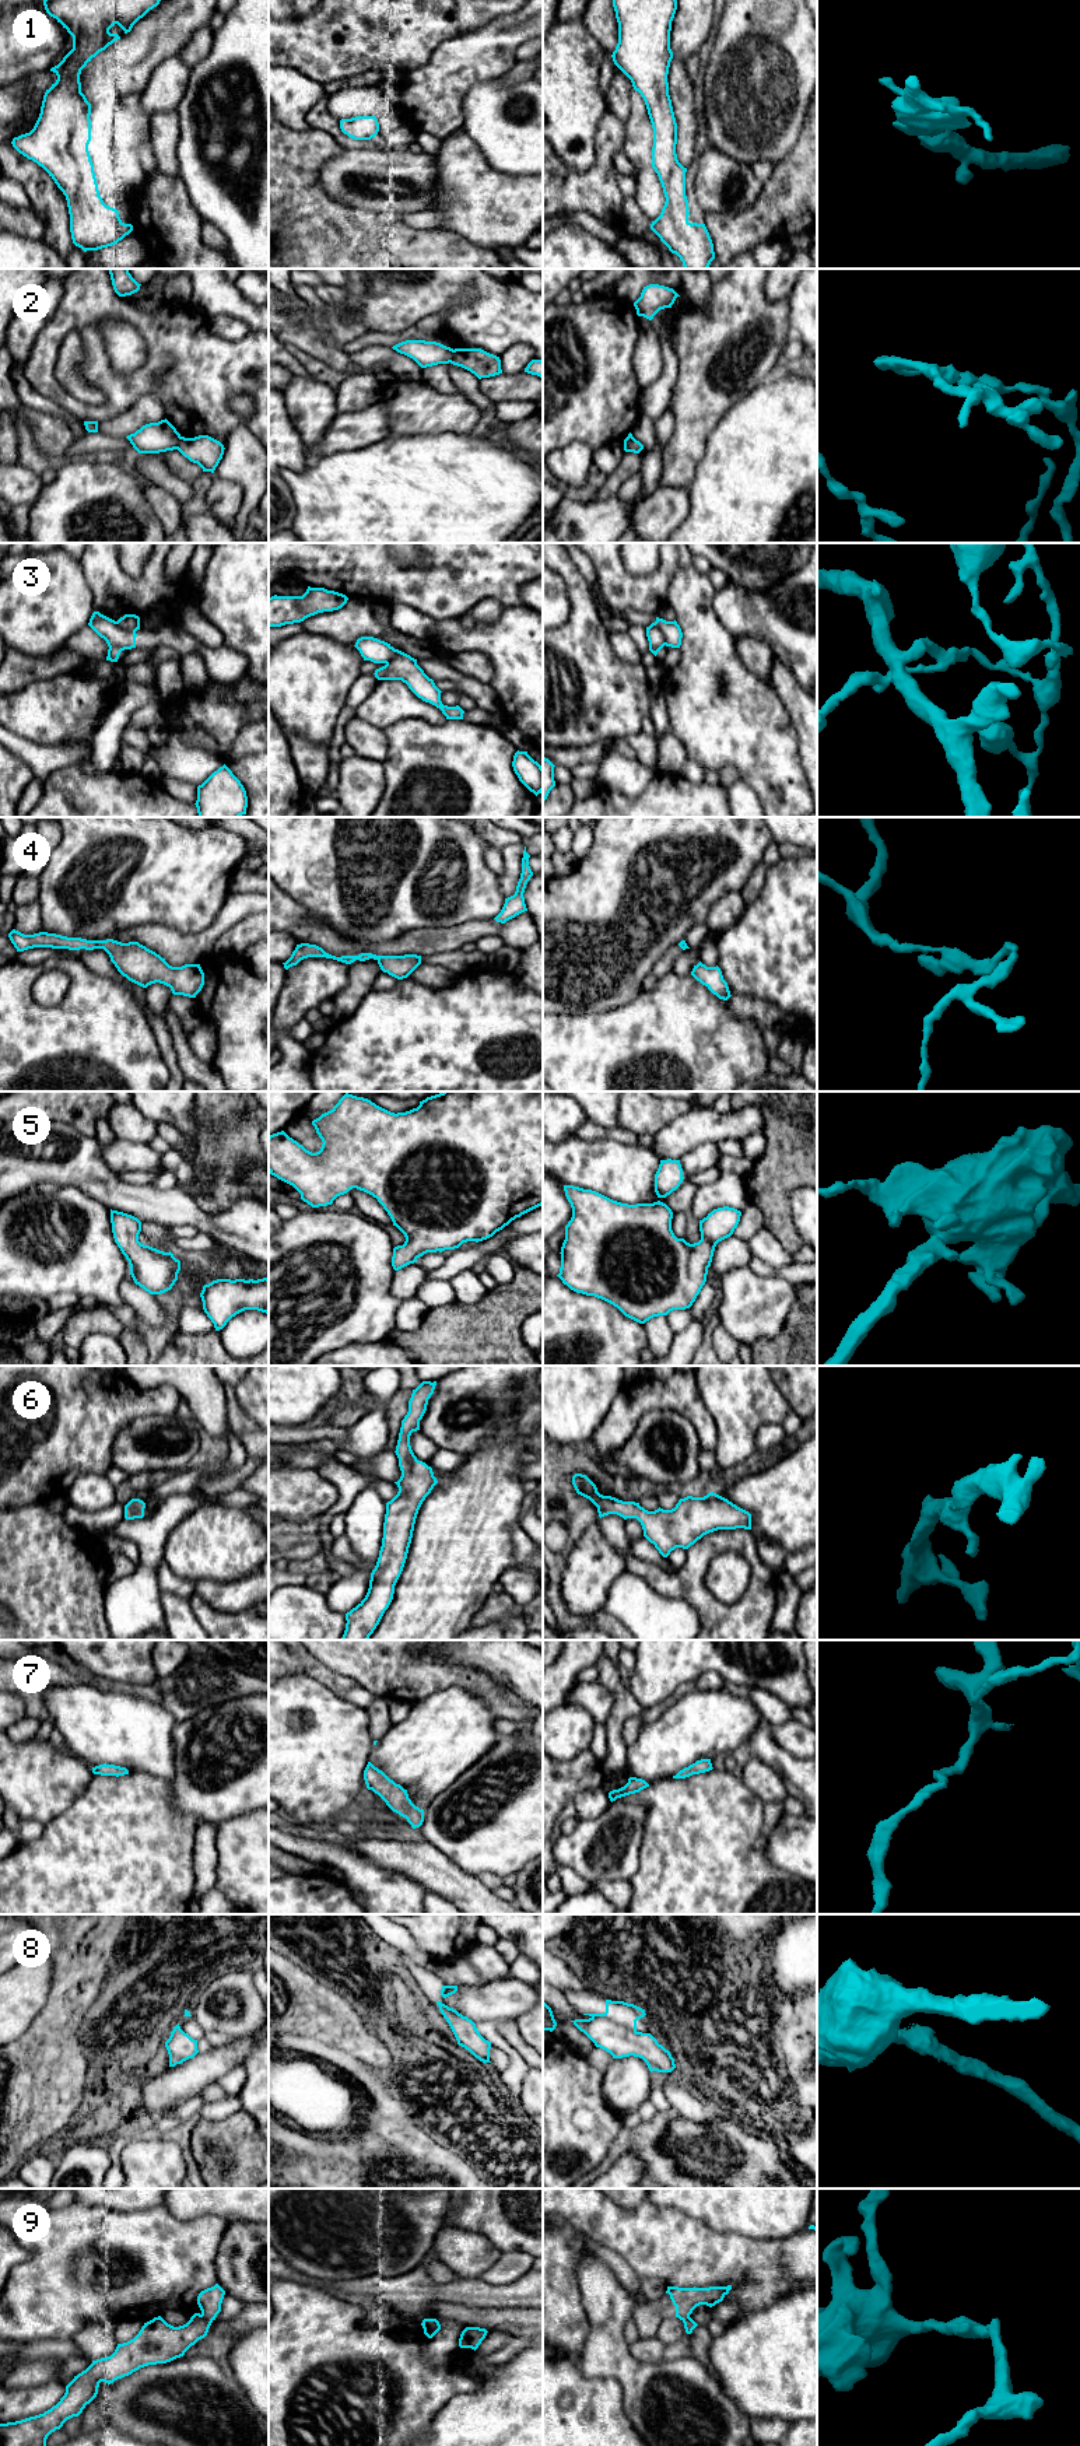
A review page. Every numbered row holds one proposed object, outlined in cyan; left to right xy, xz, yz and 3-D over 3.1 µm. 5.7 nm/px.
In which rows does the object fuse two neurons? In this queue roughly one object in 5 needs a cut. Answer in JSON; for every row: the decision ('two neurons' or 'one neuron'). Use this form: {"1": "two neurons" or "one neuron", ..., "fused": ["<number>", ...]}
{"1": "one neuron", "2": "two neurons", "3": "two neurons", "4": "one neuron", "5": "one neuron", "6": "one neuron", "7": "one neuron", "8": "one neuron", "9": "two neurons", "fused": ["2", "3", "9"]}

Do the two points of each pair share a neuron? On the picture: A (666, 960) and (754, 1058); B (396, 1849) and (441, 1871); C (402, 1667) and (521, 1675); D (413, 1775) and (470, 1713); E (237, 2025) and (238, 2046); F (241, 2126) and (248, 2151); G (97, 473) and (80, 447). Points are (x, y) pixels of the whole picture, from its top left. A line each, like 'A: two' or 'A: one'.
A: two
B: one
C: two
D: one
E: two
F: one
G: two

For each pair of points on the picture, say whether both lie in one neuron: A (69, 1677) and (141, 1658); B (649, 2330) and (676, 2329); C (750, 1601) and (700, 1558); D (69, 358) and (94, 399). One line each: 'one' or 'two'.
A: two
B: two
C: one
D: one

